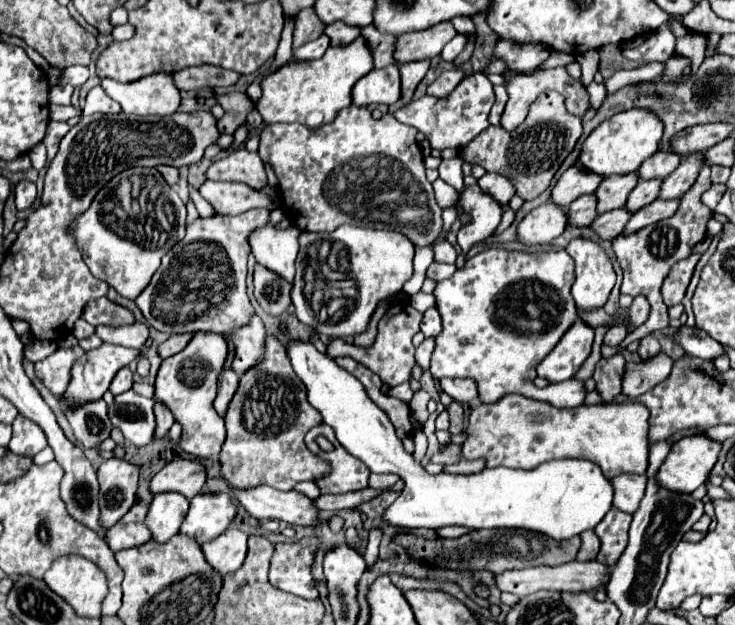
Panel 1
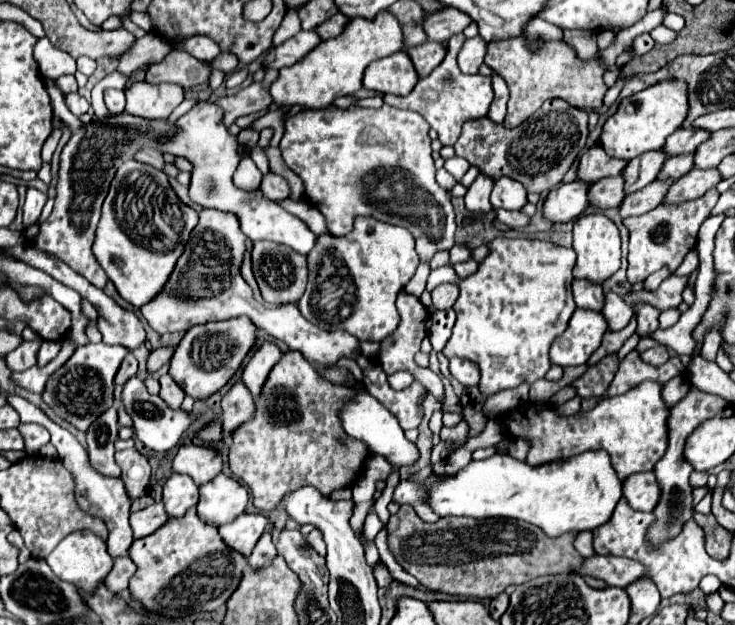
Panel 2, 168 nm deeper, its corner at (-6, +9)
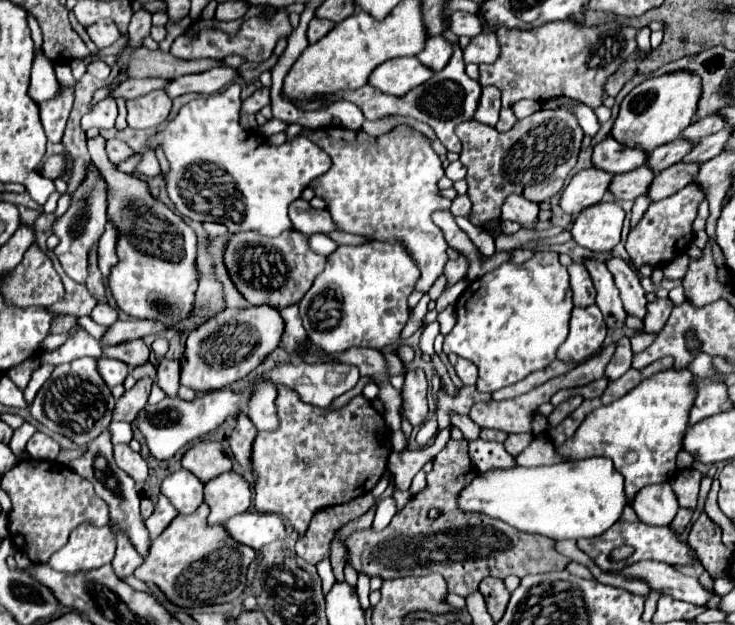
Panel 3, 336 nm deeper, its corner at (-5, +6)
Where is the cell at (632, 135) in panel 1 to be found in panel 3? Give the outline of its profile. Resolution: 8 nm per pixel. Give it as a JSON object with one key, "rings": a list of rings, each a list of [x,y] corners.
{"rings":[[[671,72],[657,78],[647,78],[623,98],[611,136],[625,146],[651,152],[653,148],[669,144],[681,136],[681,132],[693,122],[699,98],[701,78],[693,72]]]}

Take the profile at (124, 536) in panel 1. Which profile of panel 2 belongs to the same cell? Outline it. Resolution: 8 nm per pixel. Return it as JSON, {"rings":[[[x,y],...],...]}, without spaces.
{"rings":[[[154,503],[154,505],[130,515],[130,525],[132,525],[132,531],[134,531],[136,539],[154,533],[166,521],[168,521],[168,515],[166,515],[162,503]]]}

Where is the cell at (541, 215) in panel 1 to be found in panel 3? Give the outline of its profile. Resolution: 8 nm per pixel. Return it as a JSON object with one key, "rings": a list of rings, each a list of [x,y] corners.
{"rings":[[[595,166],[577,172],[571,178],[571,182],[567,184],[567,188],[563,190],[561,208],[567,214],[577,216],[583,208],[601,202],[601,198],[605,196],[611,180],[613,180],[613,176],[609,172],[603,172]]]}

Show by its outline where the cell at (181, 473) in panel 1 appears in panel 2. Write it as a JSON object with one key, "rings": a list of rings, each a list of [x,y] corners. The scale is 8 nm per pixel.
{"rings":[[[182,445],[172,461],[172,471],[190,475],[200,487],[222,471],[222,457],[216,449],[206,445]]]}

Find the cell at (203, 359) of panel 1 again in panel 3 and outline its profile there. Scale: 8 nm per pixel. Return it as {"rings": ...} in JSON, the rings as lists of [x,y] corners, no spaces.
{"rings":[[[251,306],[245,310],[227,308],[225,312],[217,312],[213,320],[189,334],[181,362],[181,384],[197,392],[207,392],[245,378],[281,344],[283,326],[277,308]]]}

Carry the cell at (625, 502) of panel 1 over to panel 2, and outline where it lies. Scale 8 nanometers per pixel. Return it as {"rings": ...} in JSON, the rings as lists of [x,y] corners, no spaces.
{"rings":[[[634,473],[632,477],[626,477],[624,483],[624,497],[628,499],[630,507],[636,511],[652,511],[658,503],[660,489],[656,483],[654,473]]]}

